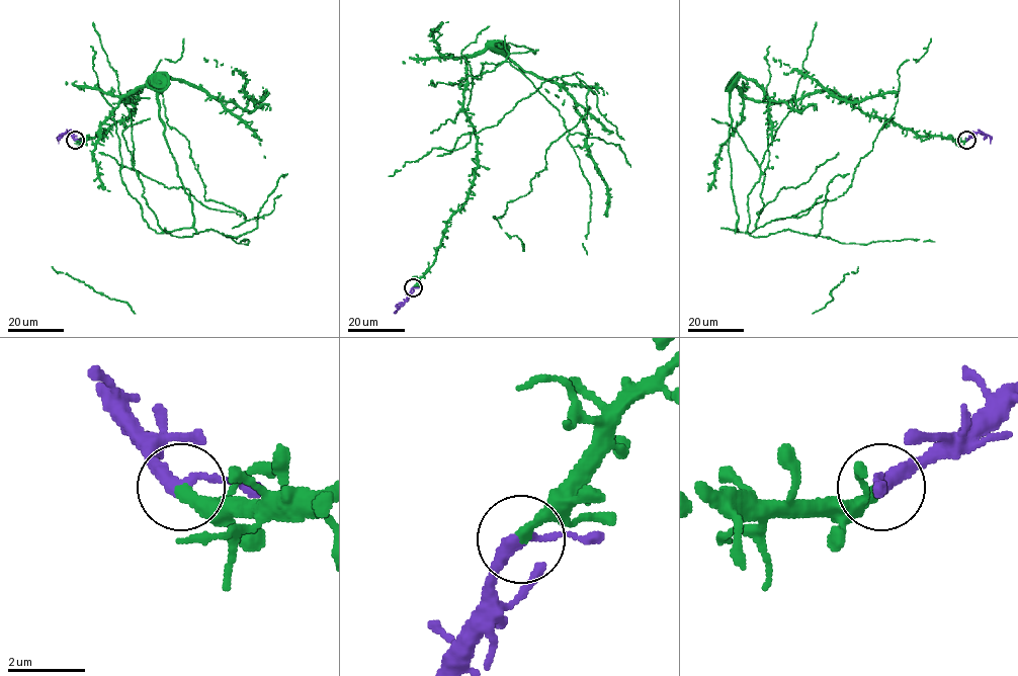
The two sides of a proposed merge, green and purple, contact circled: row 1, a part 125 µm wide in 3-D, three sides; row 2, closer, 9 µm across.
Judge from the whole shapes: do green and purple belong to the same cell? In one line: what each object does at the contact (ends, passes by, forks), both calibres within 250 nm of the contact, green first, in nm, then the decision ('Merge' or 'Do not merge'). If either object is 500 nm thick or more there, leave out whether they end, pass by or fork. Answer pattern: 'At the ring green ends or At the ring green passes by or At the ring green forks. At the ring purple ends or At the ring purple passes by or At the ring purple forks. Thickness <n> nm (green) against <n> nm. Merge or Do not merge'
At the ring green ends. At the ring purple passes by. Thickness 320 nm (green) against 300 nm. Merge

